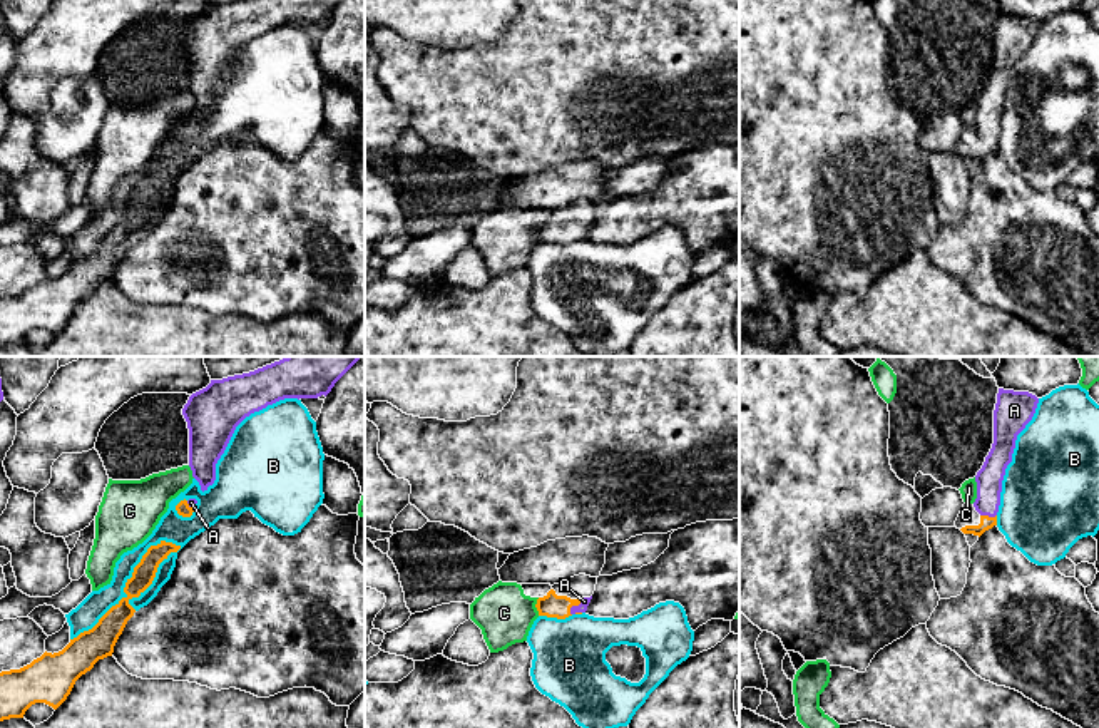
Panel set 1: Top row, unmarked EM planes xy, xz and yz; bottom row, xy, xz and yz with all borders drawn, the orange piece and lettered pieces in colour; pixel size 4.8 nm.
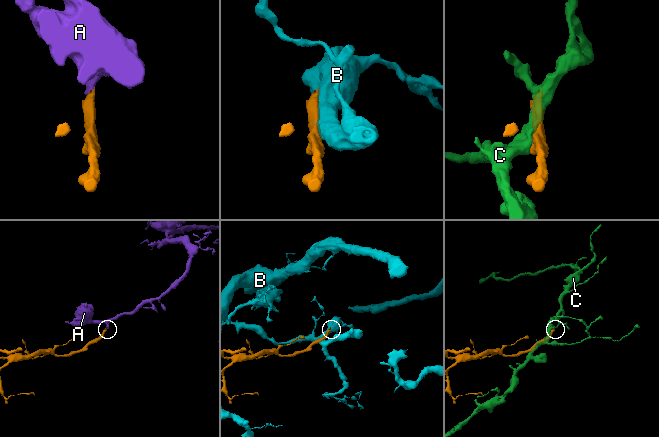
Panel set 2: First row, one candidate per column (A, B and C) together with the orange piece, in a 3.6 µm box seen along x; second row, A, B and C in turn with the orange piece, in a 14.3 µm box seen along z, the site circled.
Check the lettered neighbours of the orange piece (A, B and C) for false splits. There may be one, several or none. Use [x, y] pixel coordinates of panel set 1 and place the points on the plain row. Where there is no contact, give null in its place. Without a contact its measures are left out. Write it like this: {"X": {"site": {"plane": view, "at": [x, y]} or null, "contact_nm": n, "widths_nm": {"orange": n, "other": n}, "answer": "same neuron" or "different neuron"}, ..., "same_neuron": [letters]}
{"A": {"site": {"plane": "xz", "at": [574, 230]}, "contact_nm": 100, "widths_nm": {"orange": 110, "other": 50}, "answer": "same neuron"}, "B": {"site": {"plane": "xy", "at": [131, 223]}, "contact_nm": 700, "widths_nm": {"orange": 140, "other": 120}, "answer": "different neuron"}, "C": {"site": {"plane": "xz", "at": [536, 231]}, "contact_nm": 90, "widths_nm": {"orange": 110, "other": 280}, "answer": "different neuron"}, "same_neuron": ["A"]}

